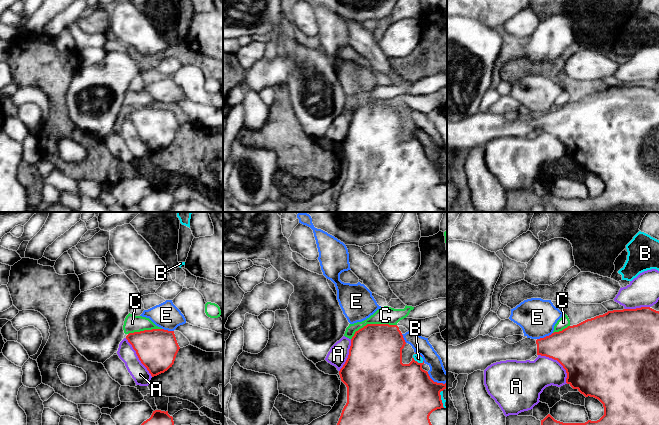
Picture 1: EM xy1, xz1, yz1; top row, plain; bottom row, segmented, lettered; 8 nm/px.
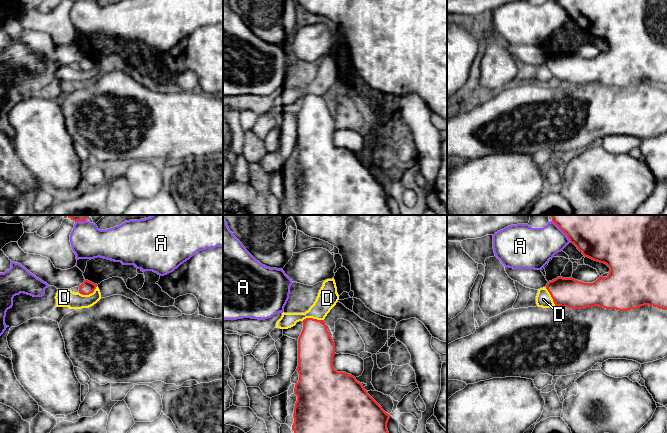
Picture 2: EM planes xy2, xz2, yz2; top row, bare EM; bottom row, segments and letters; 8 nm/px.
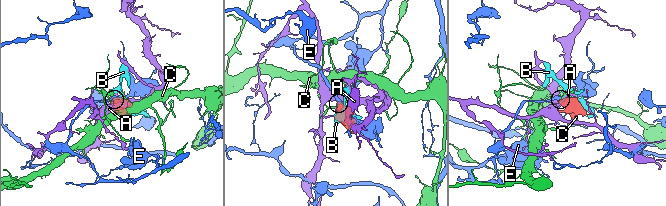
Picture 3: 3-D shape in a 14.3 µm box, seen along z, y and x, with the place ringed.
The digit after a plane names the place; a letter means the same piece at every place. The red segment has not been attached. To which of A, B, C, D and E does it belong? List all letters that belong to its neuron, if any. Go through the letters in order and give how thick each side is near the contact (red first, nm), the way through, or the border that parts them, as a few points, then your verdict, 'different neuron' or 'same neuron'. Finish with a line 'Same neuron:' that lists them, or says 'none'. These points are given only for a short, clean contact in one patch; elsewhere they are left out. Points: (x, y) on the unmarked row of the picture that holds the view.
A: 480 nm thick on the red side, 280 nm on the other; different neuron
B: 440 nm thick on the red side, 60 nm on the other; different neuron
C: 440 nm thick on the red side, 140 nm on the other; border along xz1 (396, 100), (366, 100), (359, 104), (351, 115); different neuron
D: 300 nm thick on the red side, 160 nm on the other; border along xz2 (323, 95), (305, 94), (302, 97); different neuron
E: 340 nm thick on the red side, 300 nm on the other; different neuron
Same neuron: none

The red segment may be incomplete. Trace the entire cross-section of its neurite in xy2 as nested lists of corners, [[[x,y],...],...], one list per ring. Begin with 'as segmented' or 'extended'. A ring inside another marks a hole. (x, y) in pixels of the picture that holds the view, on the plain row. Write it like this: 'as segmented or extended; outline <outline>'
as segmented; outline [[[84,56],[84,58],[79,62],[79,69],[82,71],[89,71],[94,68],[97,62],[97,60]]]

